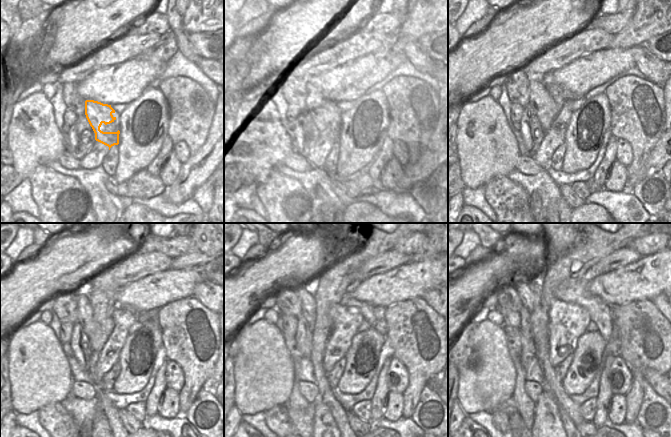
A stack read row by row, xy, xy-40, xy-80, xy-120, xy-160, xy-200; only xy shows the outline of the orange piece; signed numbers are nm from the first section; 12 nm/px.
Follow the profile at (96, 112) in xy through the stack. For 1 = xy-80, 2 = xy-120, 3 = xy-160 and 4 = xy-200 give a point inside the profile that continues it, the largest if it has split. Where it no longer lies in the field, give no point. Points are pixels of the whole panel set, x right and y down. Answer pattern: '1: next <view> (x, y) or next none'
1: next xy-80 (541, 101)
2: next xy-120 (93, 329)
3: next xy-160 (309, 306)
4: next xy-200 (526, 295)

